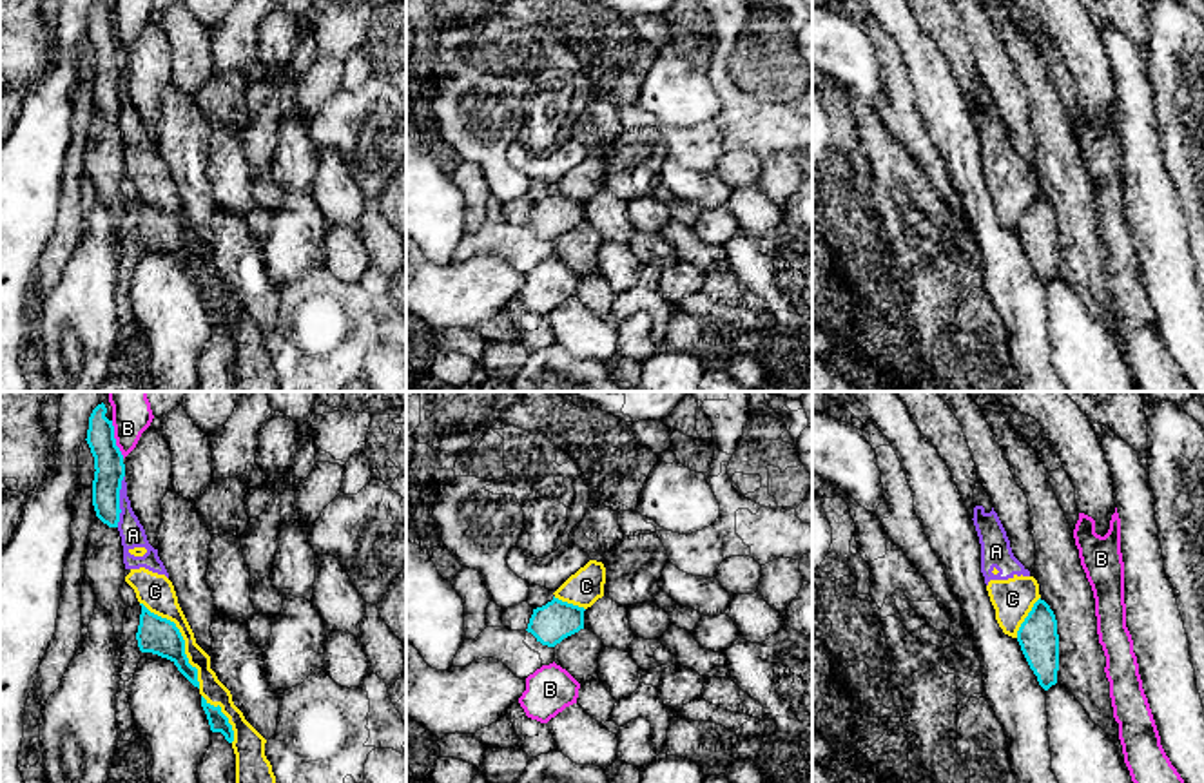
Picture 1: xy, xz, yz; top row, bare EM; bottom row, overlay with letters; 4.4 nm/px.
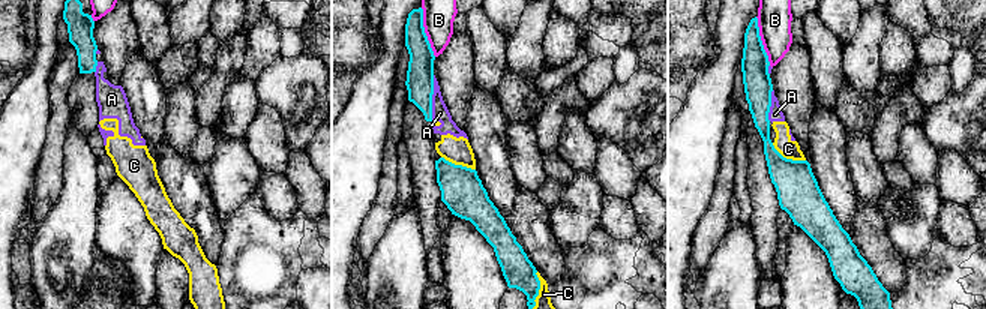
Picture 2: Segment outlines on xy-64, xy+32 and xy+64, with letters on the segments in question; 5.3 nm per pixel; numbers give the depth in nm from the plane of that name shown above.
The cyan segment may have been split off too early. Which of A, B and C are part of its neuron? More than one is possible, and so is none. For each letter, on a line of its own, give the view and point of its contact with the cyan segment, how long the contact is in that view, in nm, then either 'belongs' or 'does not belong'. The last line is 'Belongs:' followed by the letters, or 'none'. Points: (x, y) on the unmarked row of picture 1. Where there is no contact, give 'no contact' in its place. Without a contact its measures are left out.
A: meets cyan in xy at (118, 95); contact 240 nm long; does not belong
B: meets cyan in xy at (115, 33); contact 180 nm long; does not belong
C: meets cyan in xy at (182, 232); contact 460 nm long; does not belong
Belongs: none

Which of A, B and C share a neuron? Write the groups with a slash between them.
A C / B

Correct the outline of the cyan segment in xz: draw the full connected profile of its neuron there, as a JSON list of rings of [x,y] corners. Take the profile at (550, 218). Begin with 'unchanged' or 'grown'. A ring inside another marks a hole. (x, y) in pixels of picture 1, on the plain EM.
unchanged | [[[553,190],[546,199],[533,203],[526,225],[542,239],[555,241],[564,232],[584,223],[584,205],[584,201]]]

